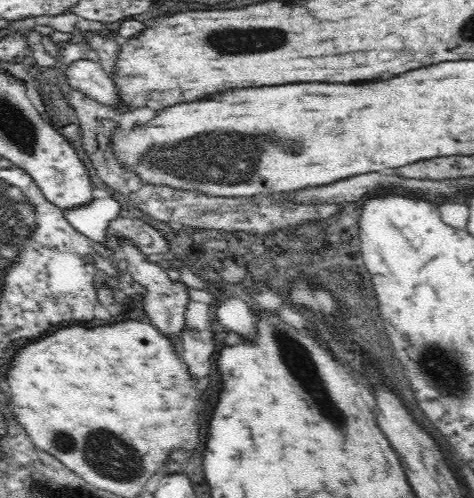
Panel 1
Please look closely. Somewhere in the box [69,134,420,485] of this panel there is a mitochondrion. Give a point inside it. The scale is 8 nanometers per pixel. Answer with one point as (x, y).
(298, 363)

